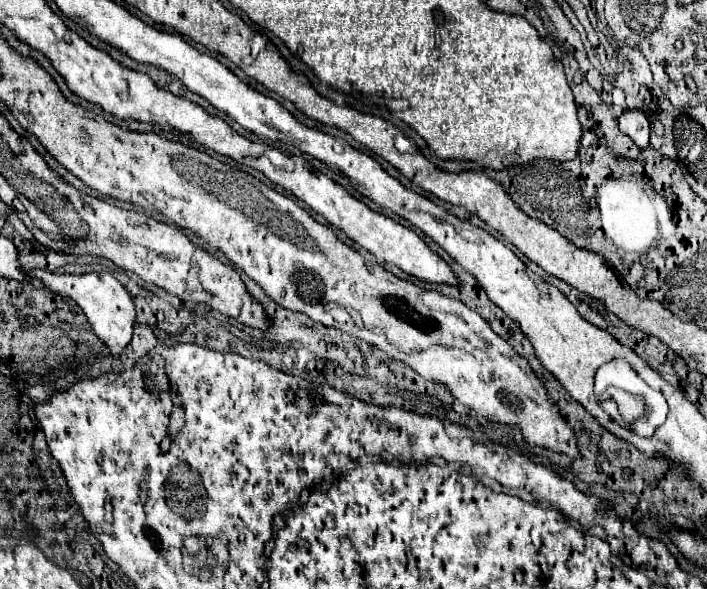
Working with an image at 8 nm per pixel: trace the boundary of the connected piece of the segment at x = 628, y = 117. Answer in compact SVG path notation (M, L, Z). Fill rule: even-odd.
M626 111L622 113L618 123L620 123L620 131L628 135L634 141L634 145L638 145L640 149L648 147L650 123L642 111Z

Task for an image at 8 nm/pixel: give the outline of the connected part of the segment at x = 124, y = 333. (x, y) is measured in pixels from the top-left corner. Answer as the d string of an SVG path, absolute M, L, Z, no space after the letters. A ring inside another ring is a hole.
M34 269L30 271L30 277L36 277L38 281L44 283L50 291L56 291L60 295L72 297L82 311L88 317L88 323L92 325L94 333L114 357L118 357L132 341L132 331L136 323L136 309L132 295L124 289L124 285L112 275L112 273L84 273L84 275L60 275L60 273L50 273L50 271L40 271Z

